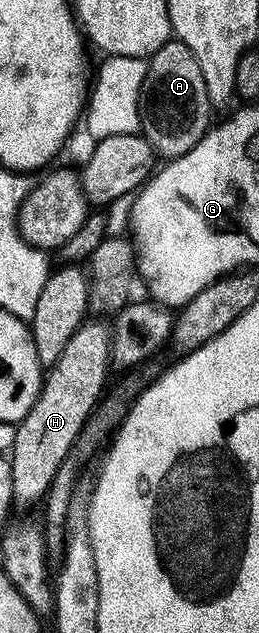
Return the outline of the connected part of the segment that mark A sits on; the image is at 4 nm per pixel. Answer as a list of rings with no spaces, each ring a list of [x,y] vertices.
[[[171,38],[163,46],[159,46],[159,50],[155,50],[155,54],[148,57],[148,62],[147,78],[143,78],[141,87],[140,135],[145,136],[147,142],[151,142],[158,157],[170,161],[187,154],[187,150],[194,148],[211,127],[211,101],[207,94],[207,82],[203,82],[203,70],[199,70],[199,61],[196,60],[195,54],[191,54],[189,47],[179,39]]]

